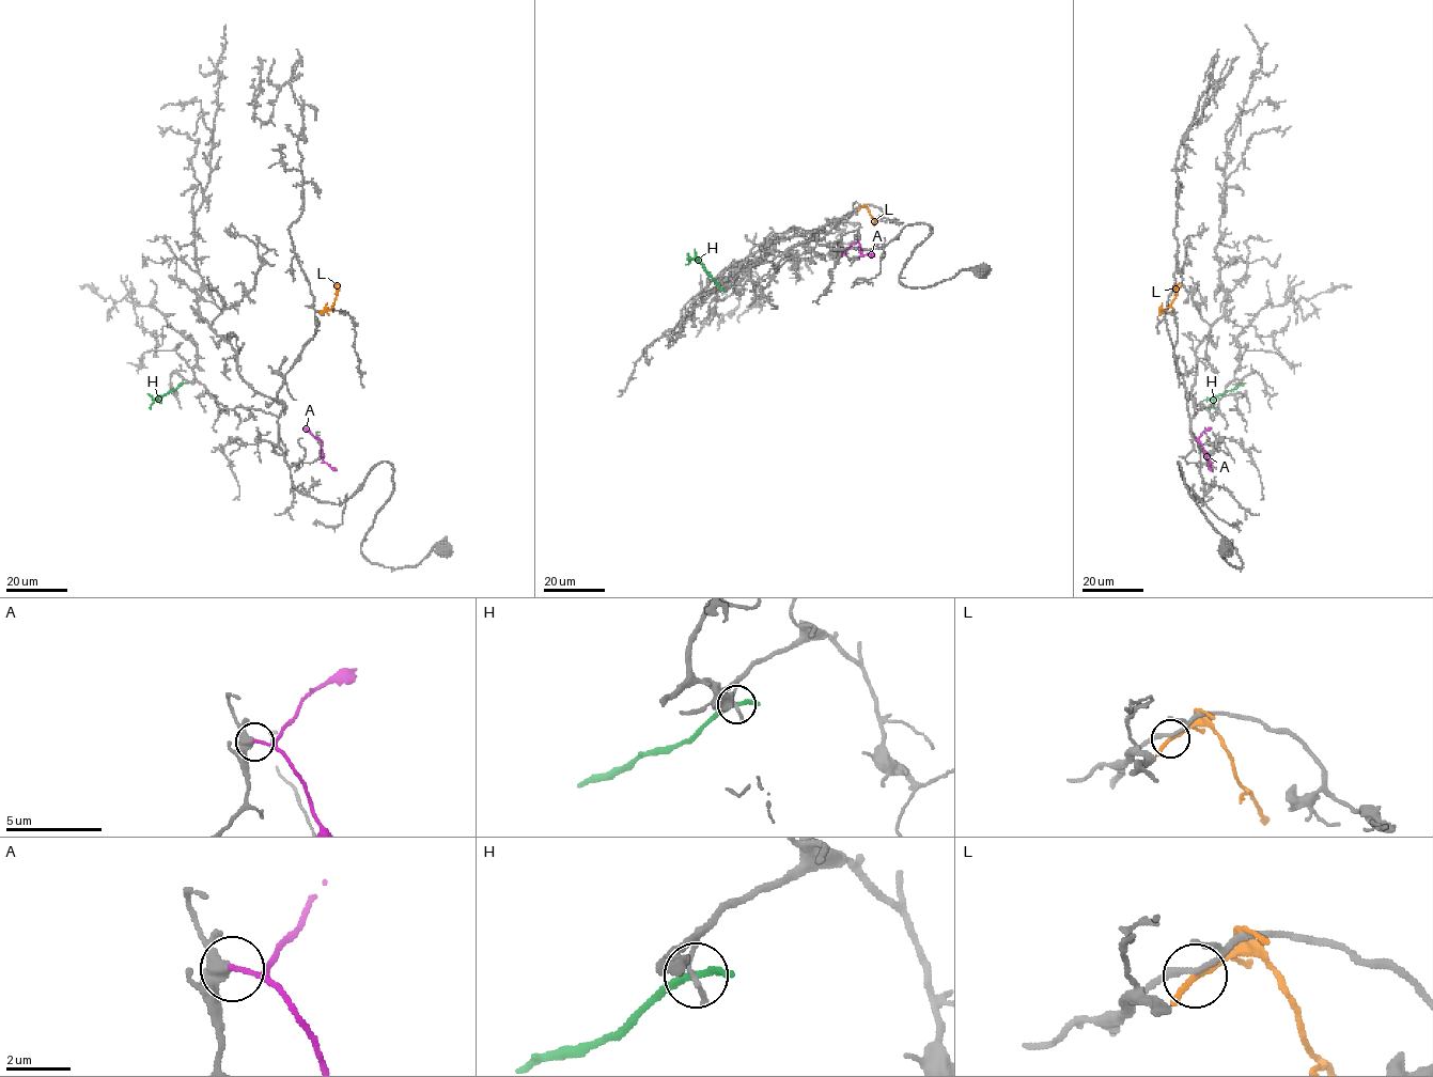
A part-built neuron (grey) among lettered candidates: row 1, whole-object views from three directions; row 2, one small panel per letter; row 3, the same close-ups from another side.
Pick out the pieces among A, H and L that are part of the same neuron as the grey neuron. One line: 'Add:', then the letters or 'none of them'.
Add: none of them

